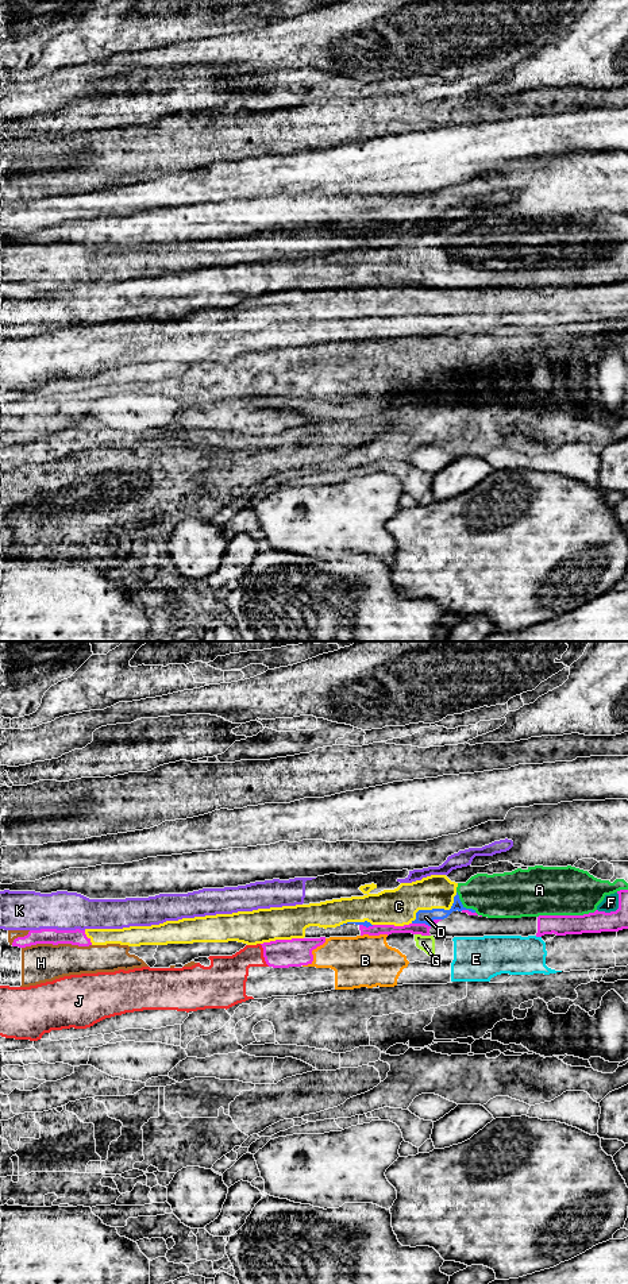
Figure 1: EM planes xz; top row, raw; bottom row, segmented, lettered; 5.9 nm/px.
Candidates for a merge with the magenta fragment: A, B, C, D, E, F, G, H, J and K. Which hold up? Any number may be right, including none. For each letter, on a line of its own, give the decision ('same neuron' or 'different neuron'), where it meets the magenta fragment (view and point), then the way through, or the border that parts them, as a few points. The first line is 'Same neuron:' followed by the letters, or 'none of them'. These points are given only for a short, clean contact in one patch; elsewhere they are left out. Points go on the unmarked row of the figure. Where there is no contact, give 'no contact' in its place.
Same neuron: none of them
A: different neuron; contact xz (566, 268)
B: different neuron; contact xz (311, 305)
C: different neuron; contact xz (281, 292)
D: different neuron; contact xz (427, 277)
E: different neuron; contact xz (538, 288)
F: different neuron; contact xz (613, 263)
G: different neuron; contact xz (423, 286)
H: different neuron; contact xz (56, 296)
J: different neuron; contact xz (264, 307)
K: different neuron; contact xz (56, 281)

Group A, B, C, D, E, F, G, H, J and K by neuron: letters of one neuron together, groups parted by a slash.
A C D F H / B E J / G / K

